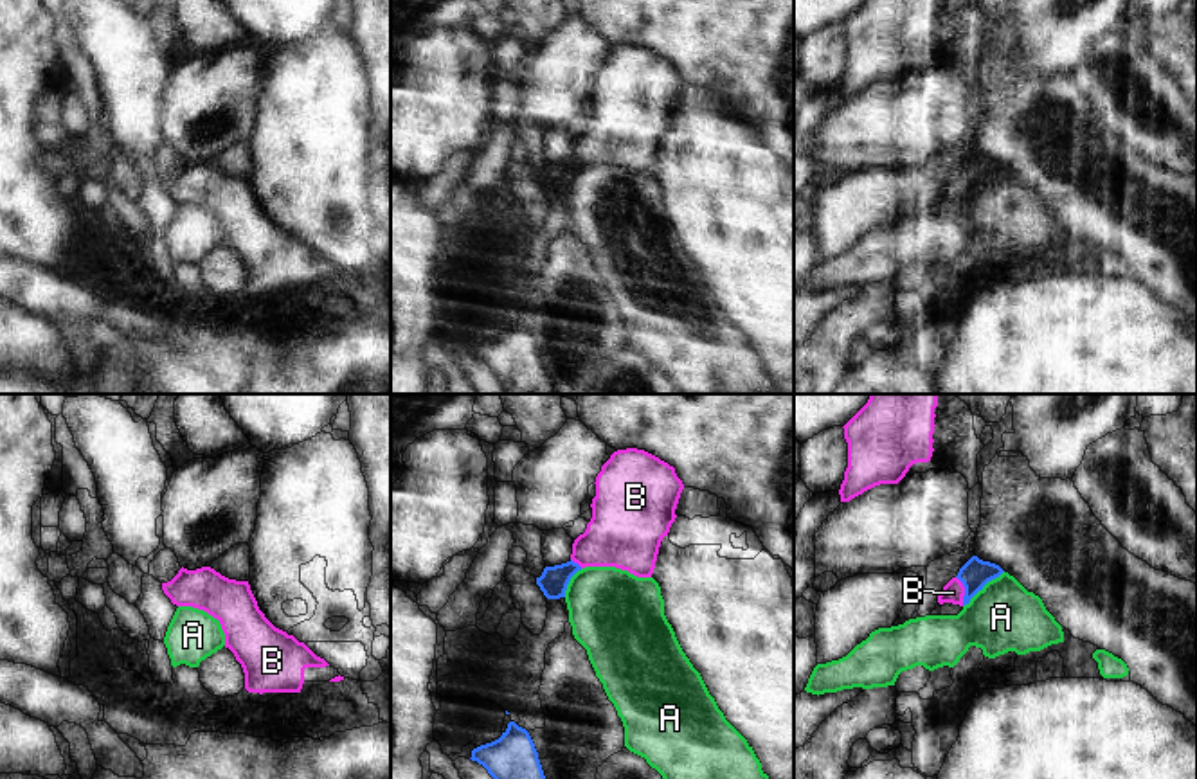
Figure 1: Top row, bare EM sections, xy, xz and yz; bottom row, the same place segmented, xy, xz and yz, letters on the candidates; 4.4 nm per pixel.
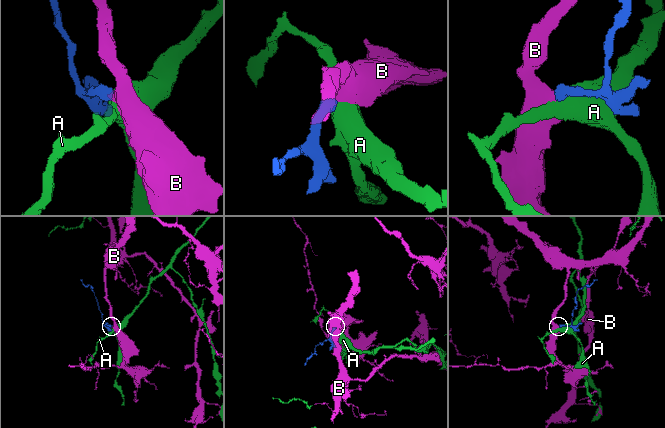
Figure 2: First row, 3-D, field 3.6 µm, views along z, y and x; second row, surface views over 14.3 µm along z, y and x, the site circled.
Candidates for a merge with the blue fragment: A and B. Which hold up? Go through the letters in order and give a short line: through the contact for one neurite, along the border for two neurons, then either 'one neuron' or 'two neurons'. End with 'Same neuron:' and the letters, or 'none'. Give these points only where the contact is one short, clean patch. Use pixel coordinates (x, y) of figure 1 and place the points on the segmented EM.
A: yz (1003, 571), (963, 607) | two neurons
B: yz (974, 574), (965, 590), (953, 592) | one neuron
Same neuron: B

